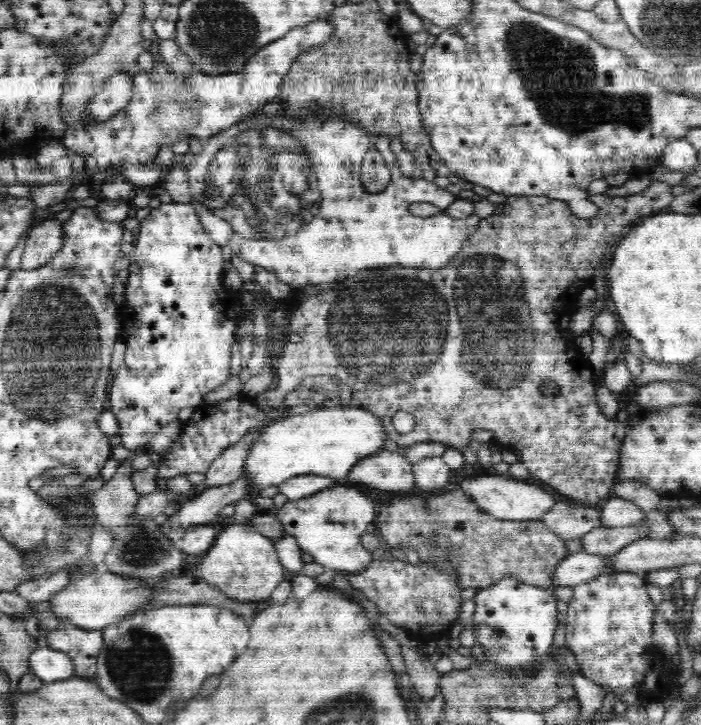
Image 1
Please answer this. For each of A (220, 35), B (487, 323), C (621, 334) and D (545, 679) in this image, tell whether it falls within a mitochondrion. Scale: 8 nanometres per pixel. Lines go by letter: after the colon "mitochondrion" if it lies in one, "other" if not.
A: mitochondrion
B: mitochondrion
C: other
D: mitochondrion

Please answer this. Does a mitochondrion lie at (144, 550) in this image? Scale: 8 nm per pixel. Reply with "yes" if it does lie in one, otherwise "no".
yes

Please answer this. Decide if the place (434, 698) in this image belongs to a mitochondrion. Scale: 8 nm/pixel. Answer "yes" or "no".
no

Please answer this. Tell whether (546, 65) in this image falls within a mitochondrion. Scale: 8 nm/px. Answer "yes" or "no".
yes

